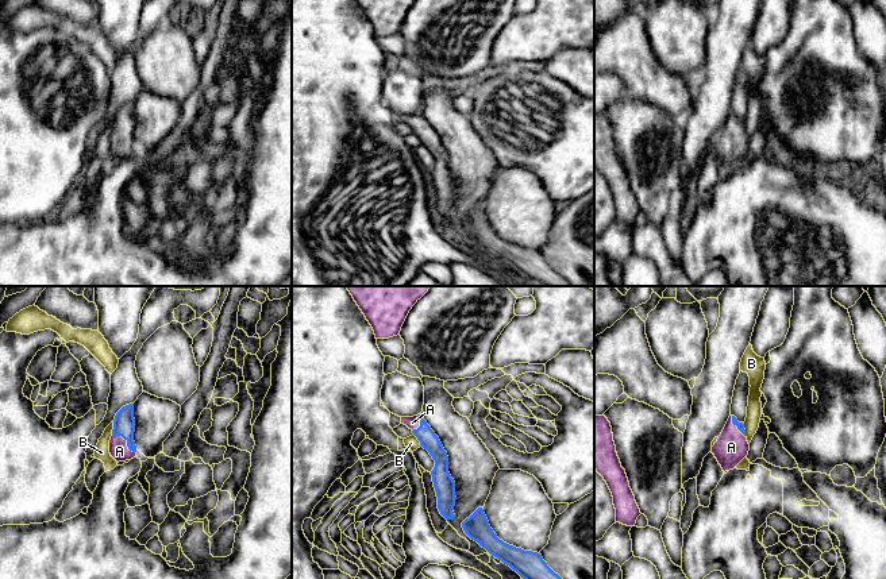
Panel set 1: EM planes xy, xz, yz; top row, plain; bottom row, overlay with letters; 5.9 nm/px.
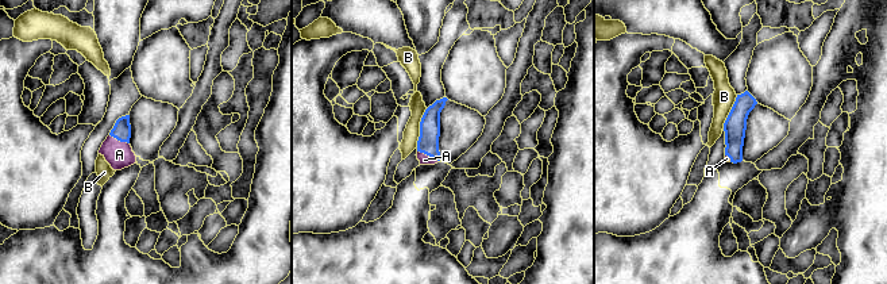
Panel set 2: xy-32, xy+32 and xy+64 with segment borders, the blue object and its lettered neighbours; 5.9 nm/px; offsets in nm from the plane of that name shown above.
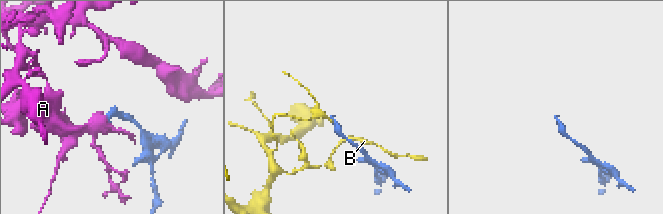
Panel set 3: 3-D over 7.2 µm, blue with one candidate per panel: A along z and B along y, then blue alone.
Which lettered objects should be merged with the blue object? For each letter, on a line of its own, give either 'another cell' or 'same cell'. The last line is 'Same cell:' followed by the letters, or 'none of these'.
A: same cell
B: another cell
Same cell: A

